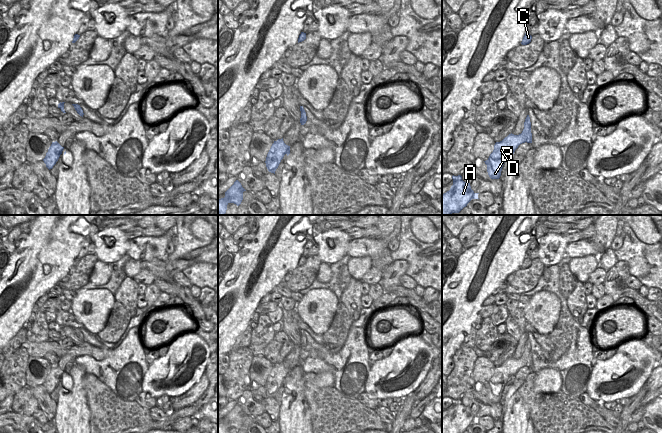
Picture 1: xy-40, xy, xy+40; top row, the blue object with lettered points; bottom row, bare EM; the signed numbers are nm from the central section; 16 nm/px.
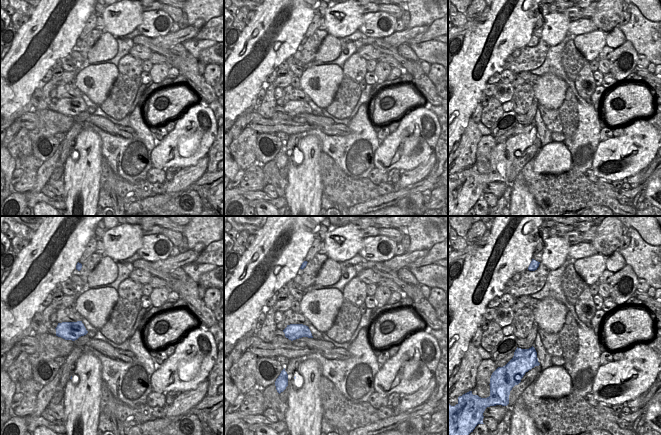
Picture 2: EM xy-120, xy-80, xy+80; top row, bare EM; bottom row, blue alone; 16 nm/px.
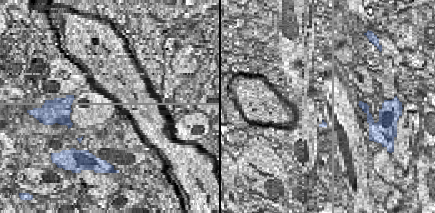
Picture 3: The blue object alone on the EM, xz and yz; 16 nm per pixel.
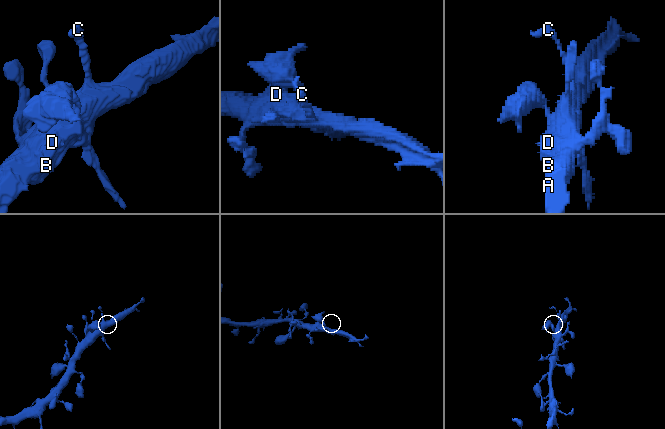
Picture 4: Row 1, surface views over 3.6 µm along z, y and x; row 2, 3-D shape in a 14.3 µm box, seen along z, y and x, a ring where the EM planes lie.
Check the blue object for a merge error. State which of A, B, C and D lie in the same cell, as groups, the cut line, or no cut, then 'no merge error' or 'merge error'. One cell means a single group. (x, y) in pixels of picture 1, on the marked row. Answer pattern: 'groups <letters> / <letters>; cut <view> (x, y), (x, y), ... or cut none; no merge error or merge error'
groups A B C D; cut none; no merge error

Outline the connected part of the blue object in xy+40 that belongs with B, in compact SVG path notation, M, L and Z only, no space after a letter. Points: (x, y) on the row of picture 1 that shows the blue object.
M527 115L524 122L524 129L521 134L509 134L502 141L496 142L494 150L489 158L484 161L487 165L487 172L491 179L499 179L503 165L508 157L512 156L518 146L522 143L532 143L531 122Z

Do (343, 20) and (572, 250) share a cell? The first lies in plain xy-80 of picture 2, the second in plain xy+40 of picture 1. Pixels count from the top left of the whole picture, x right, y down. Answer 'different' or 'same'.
different

